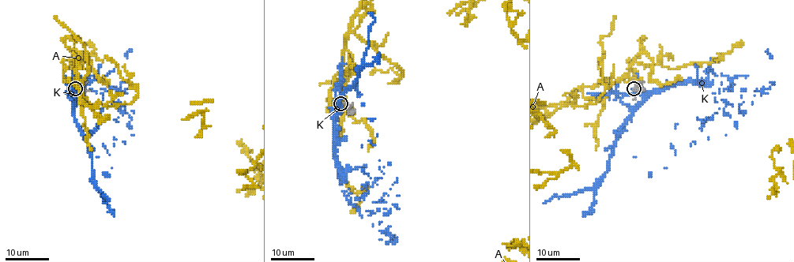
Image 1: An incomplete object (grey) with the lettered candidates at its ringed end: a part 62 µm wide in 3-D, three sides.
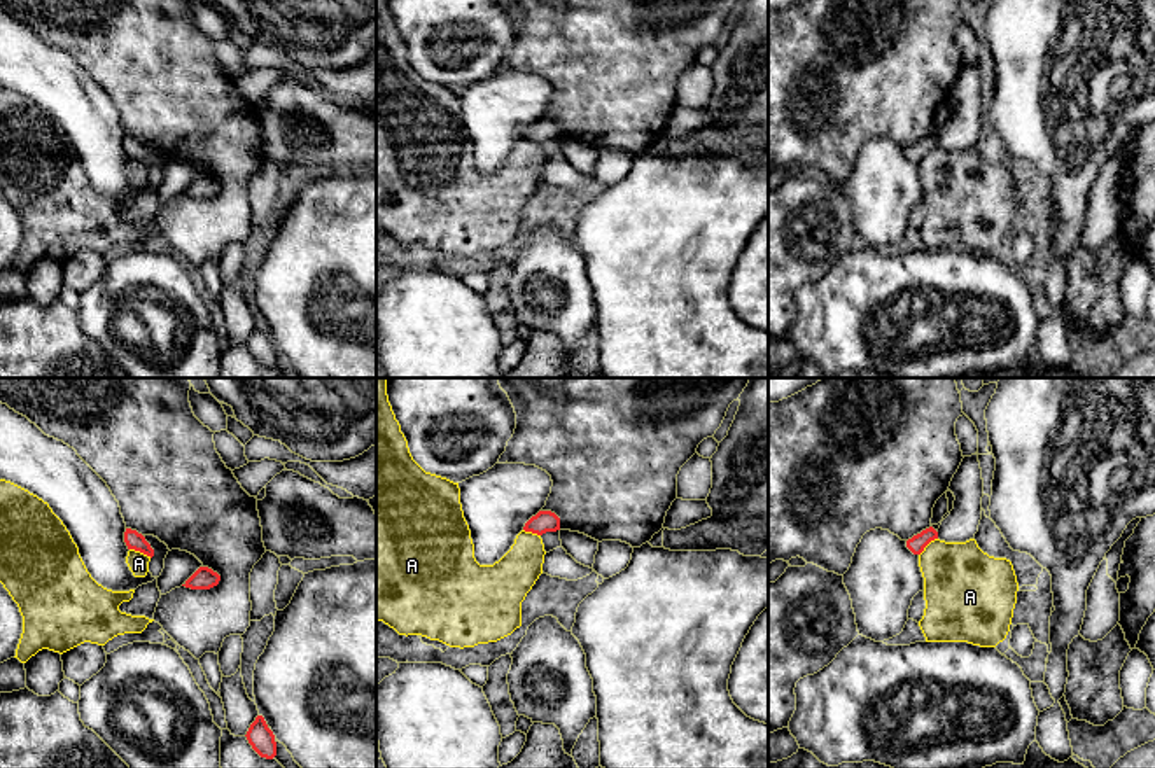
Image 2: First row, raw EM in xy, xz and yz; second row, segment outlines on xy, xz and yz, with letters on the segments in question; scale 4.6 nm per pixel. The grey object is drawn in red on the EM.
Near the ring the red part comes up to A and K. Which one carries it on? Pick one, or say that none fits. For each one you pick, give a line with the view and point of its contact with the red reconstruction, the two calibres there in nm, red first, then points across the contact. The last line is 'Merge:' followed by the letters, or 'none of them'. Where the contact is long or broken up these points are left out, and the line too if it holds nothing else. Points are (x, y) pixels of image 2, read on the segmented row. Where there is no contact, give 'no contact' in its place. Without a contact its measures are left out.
Merge: none of them

